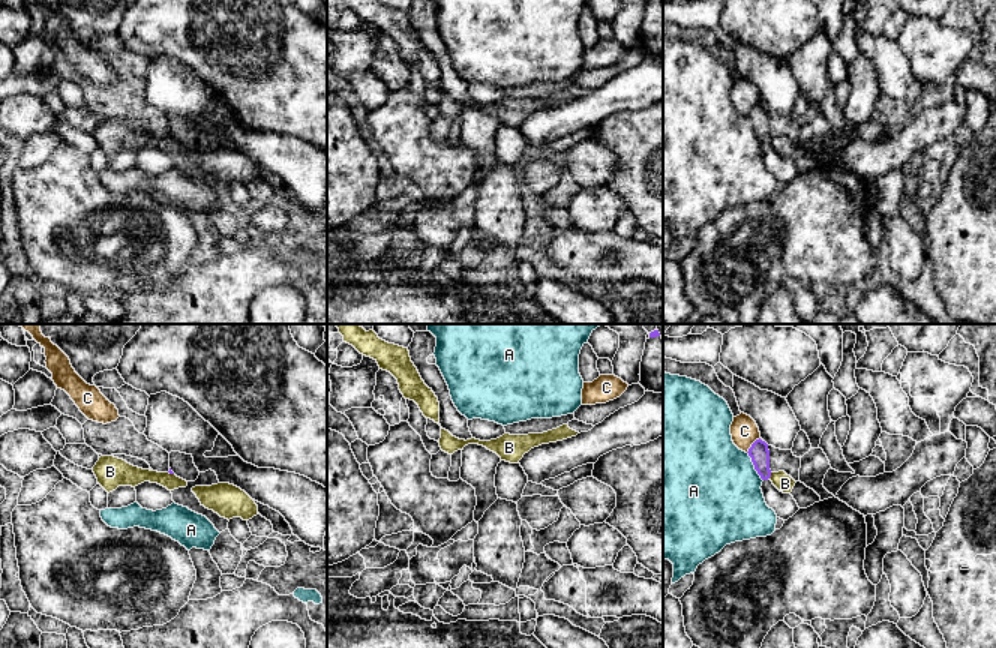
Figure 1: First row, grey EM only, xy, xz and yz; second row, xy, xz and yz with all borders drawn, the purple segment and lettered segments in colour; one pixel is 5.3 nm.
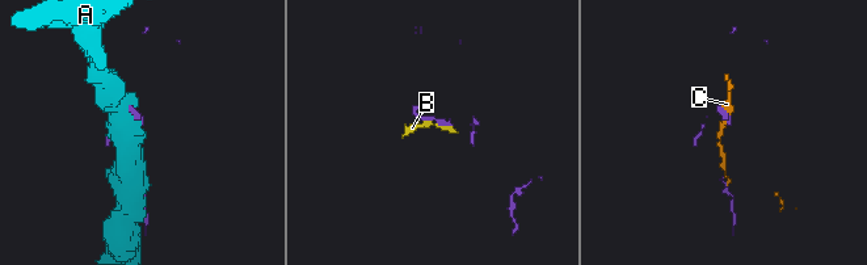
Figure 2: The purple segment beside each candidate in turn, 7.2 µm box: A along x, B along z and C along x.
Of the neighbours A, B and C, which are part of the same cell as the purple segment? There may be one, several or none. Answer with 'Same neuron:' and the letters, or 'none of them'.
Same neuron: none of them

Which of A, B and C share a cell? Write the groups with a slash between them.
A / B / C

